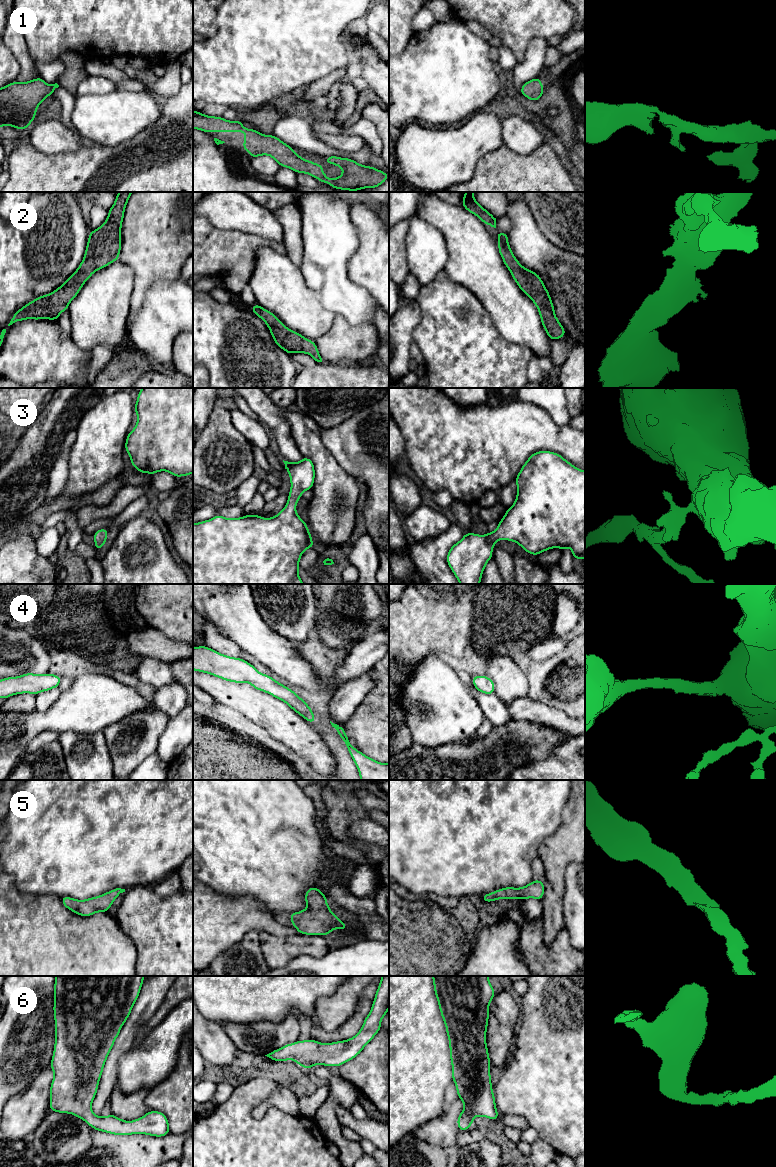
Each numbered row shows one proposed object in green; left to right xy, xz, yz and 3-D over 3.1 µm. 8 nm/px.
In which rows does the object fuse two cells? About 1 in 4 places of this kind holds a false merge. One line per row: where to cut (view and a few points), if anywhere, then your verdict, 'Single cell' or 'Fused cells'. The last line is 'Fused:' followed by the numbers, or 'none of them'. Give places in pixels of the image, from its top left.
1: No split. Single cell
2: No split. Single cell
3: No split. Single cell
4: No split. Single cell
5: No split. Single cell
6: No split. Single cell
Fused: none of them

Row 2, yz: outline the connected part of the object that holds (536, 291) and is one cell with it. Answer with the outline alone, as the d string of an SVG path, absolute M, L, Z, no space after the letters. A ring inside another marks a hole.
M497 231L498 251L512 278L522 292L536 305L544 330L550 340L561 339L566 334L565 329L555 315L550 294L541 277L532 270L524 268L515 258L509 243L508 234Z

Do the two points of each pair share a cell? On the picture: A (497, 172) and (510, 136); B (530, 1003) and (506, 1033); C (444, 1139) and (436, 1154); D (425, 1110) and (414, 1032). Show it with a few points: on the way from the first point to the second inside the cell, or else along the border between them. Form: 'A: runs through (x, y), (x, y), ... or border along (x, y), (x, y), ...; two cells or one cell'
A: border along (503, 143), (518, 153), (528, 154); two cells
B: border along (517, 1031), (515, 1035); two cells
C: border along (417, 1140), (436, 1143), (448, 1152); two cells
D: runs through (414, 1091), (414, 1051); one cell

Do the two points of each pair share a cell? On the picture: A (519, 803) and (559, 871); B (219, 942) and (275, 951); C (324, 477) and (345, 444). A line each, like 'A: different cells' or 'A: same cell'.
A: different cells
B: different cells
C: different cells

